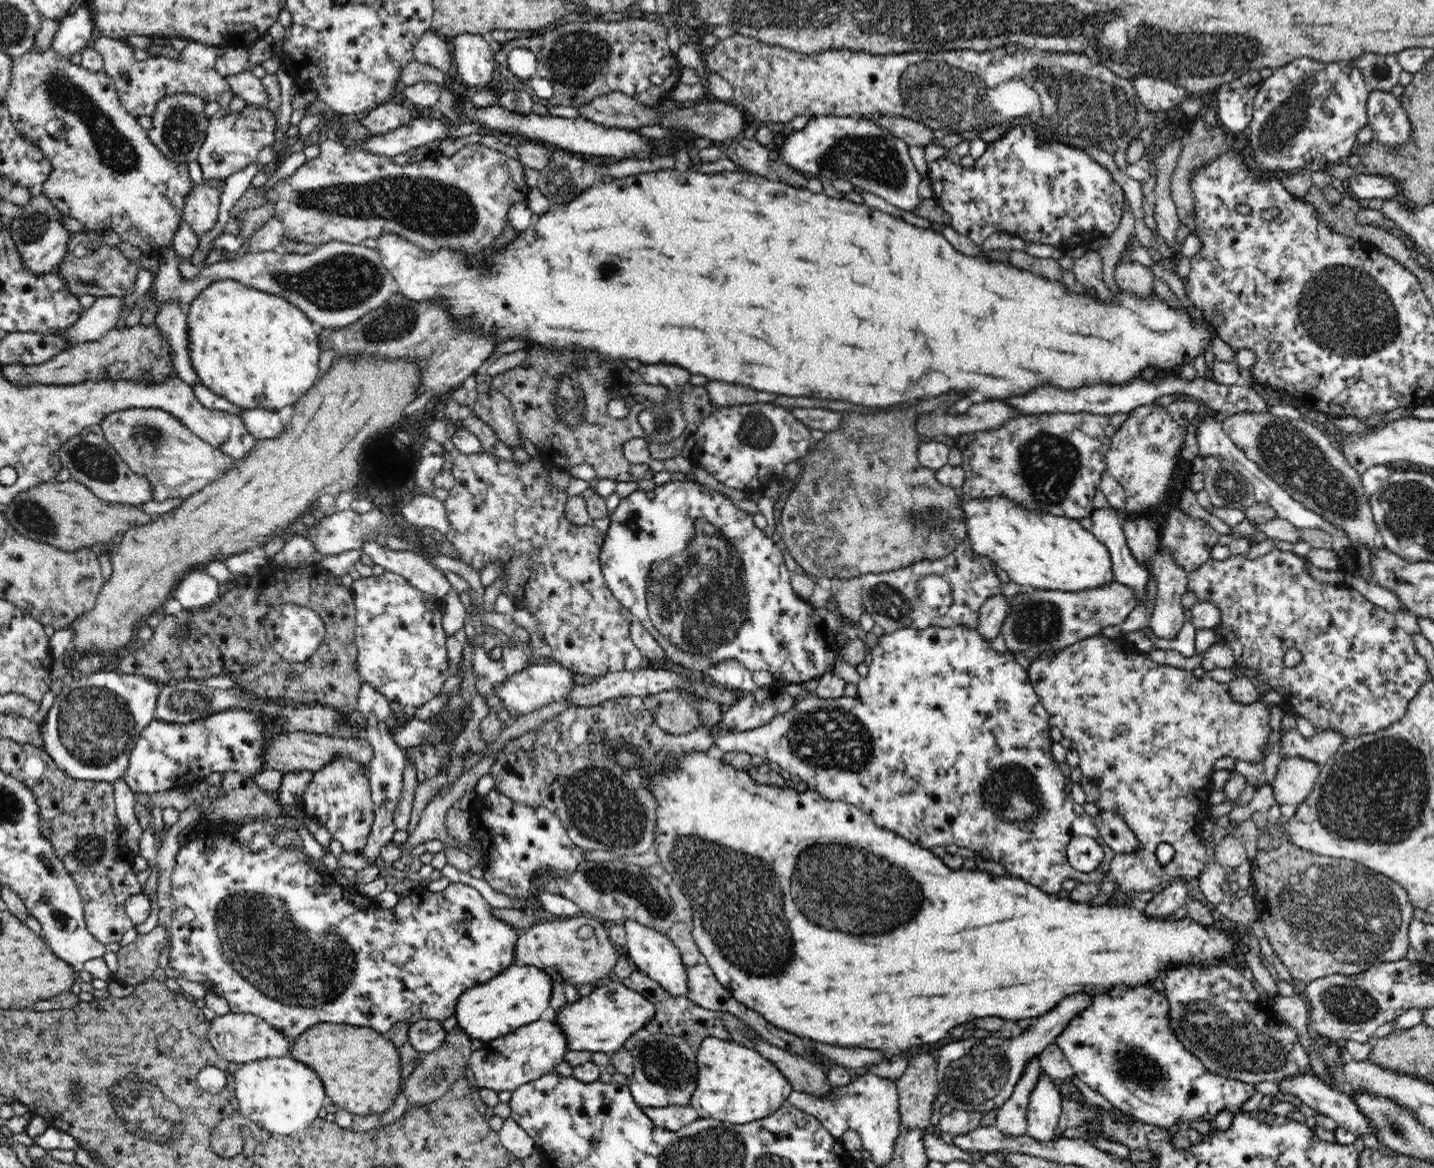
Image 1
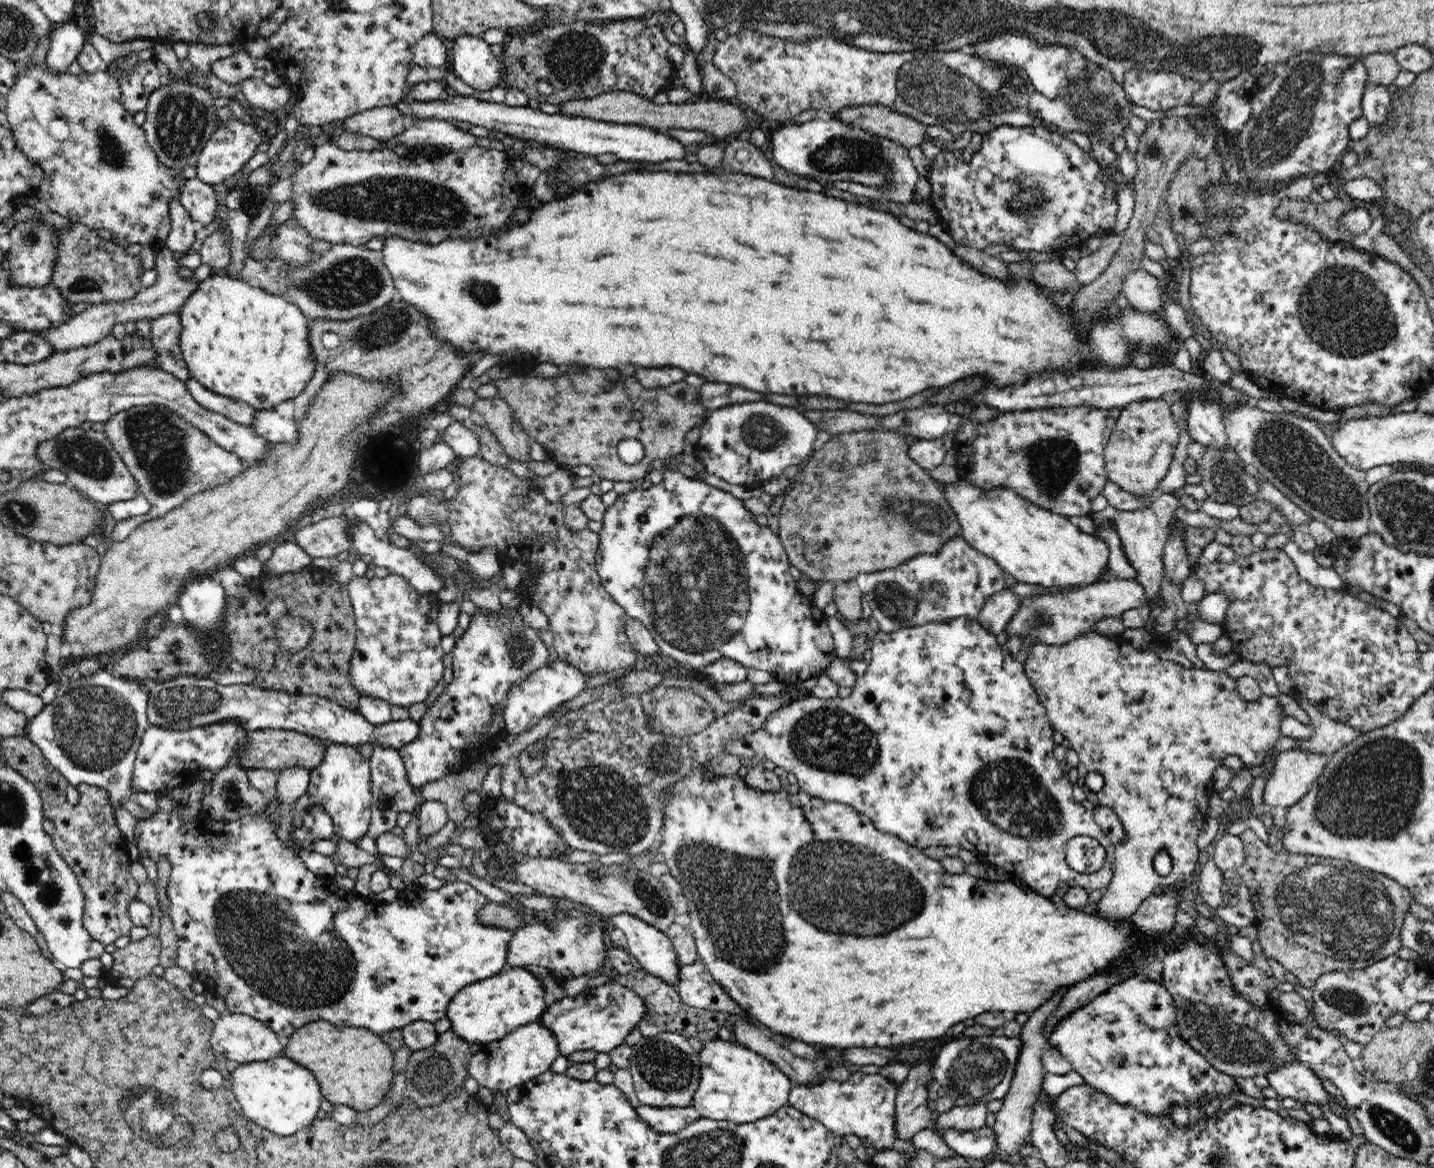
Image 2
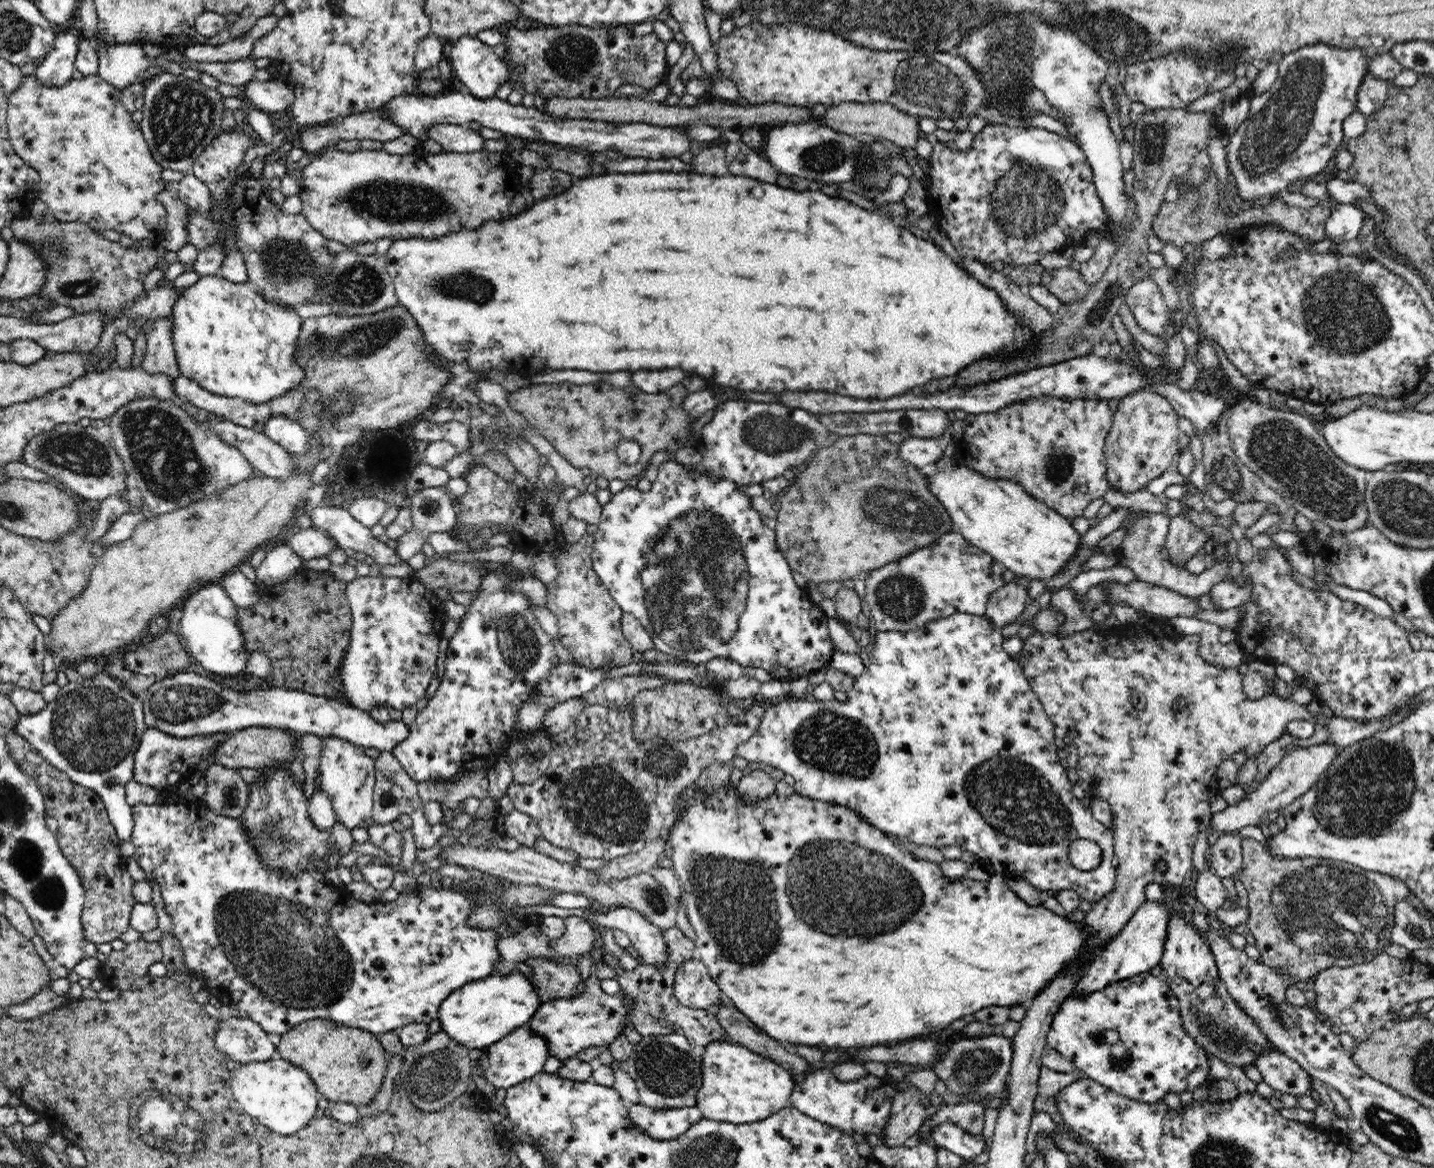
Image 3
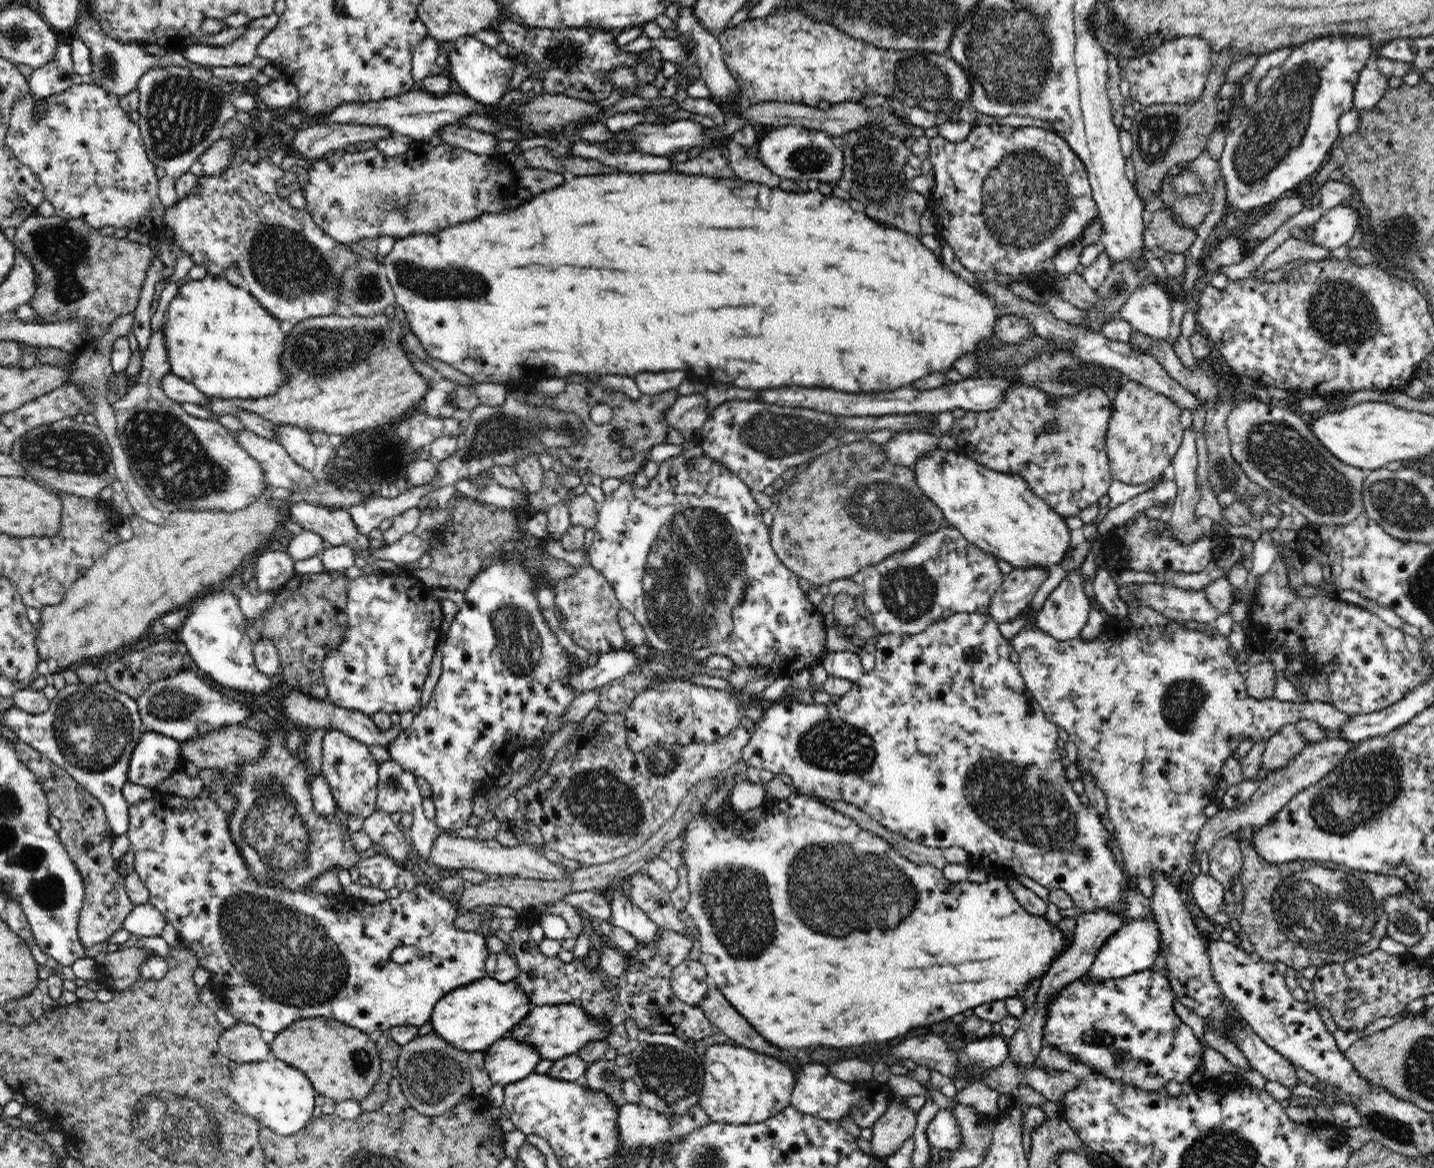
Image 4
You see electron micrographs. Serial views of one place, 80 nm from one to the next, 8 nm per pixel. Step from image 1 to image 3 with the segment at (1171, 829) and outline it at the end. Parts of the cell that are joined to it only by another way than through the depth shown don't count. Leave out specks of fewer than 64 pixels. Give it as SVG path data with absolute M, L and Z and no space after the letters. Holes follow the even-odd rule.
M1142 612L1138 624L1128 627L1126 634L1129 635L1129 638L1124 636L1122 640L1111 639L1109 641L1098 639L1097 632L1092 629L1084 630L1065 638L1057 638L1057 636L1043 634L1042 632L1034 634L1025 631L1021 634L1023 639L1022 649L1019 656L1015 658L1016 662L1021 664L1029 685L1042 703L1043 709L1054 724L1054 727L1063 729L1066 732L1066 741L1070 746L1074 746L1077 749L1078 762L1075 769L1079 776L1078 782L1080 786L1085 790L1088 797L1094 798L1098 795L1111 808L1114 850L1118 859L1117 876L1116 882L1114 882L1114 890L1110 890L1110 894L1106 894L1100 902L1093 903L1093 907L1083 918L1083 926L1085 926L1086 932L1091 936L1089 952L1098 950L1100 944L1108 942L1124 928L1124 925L1132 918L1139 906L1147 900L1144 890L1146 890L1148 884L1156 882L1156 884L1170 883L1180 886L1188 878L1188 872L1193 870L1192 848L1196 844L1196 836L1209 827L1211 816L1213 815L1210 811L1210 802L1221 791L1217 784L1216 770L1224 760L1230 759L1234 752L1241 750L1246 750L1250 756L1254 756L1254 759L1256 759L1270 742L1285 734L1286 727L1292 720L1308 720L1312 722L1314 716L1320 716L1323 713L1326 716L1333 715L1328 710L1328 707L1324 706L1324 703L1318 701L1316 697L1313 697L1305 705L1298 704L1290 700L1290 698L1282 699L1277 694L1268 694L1256 700L1248 698L1246 693L1244 693L1244 689L1242 689L1242 675L1237 669L1224 669L1220 666L1209 664L1198 653L1200 636L1177 635L1171 630L1168 621L1167 618L1156 618L1149 613ZM1158 860L1166 862L1166 870L1164 872L1157 870L1156 862Z

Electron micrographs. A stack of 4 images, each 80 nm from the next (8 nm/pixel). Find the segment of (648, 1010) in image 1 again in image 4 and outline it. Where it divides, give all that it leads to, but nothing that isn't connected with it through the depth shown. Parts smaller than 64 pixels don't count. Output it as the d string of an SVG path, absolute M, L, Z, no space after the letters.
M552 1004L550 1006L533 1005L529 1013L510 1030L511 1038L533 1046L542 1060L558 1060L577 1052L591 1040L607 1037L609 1030L618 1019L603 1020L588 1016L577 1004Z

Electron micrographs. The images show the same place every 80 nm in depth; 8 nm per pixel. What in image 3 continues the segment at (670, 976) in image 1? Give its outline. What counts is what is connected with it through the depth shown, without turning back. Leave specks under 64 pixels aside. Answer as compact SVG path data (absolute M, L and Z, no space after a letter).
M534 904L534 906L525 906L523 913L529 915L530 913L538 913L545 916L558 916L565 920L569 915L584 918L595 925L600 925L602 928L611 927L623 930L628 937L630 937L631 947L630 951L637 958L643 958L642 964L649 964L652 967L663 967L667 961L667 946L664 940L663 930L650 921L646 920L644 915L638 913L637 910L632 910L626 907L616 907L608 909L606 912L594 913L585 908L558 908L551 904Z

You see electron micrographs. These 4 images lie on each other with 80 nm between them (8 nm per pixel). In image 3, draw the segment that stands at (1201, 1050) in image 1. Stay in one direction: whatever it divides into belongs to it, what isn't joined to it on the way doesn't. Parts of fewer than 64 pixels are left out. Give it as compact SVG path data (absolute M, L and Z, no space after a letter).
M1170 907L1164 952L1161 958L1161 979L1170 986L1179 1002L1182 1027L1206 1051L1228 1065L1244 1070L1245 1064L1255 1064L1255 1058L1268 1049L1276 1048L1269 1042L1259 1026L1229 995L1219 977L1214 955L1198 931L1188 921L1186 914Z

